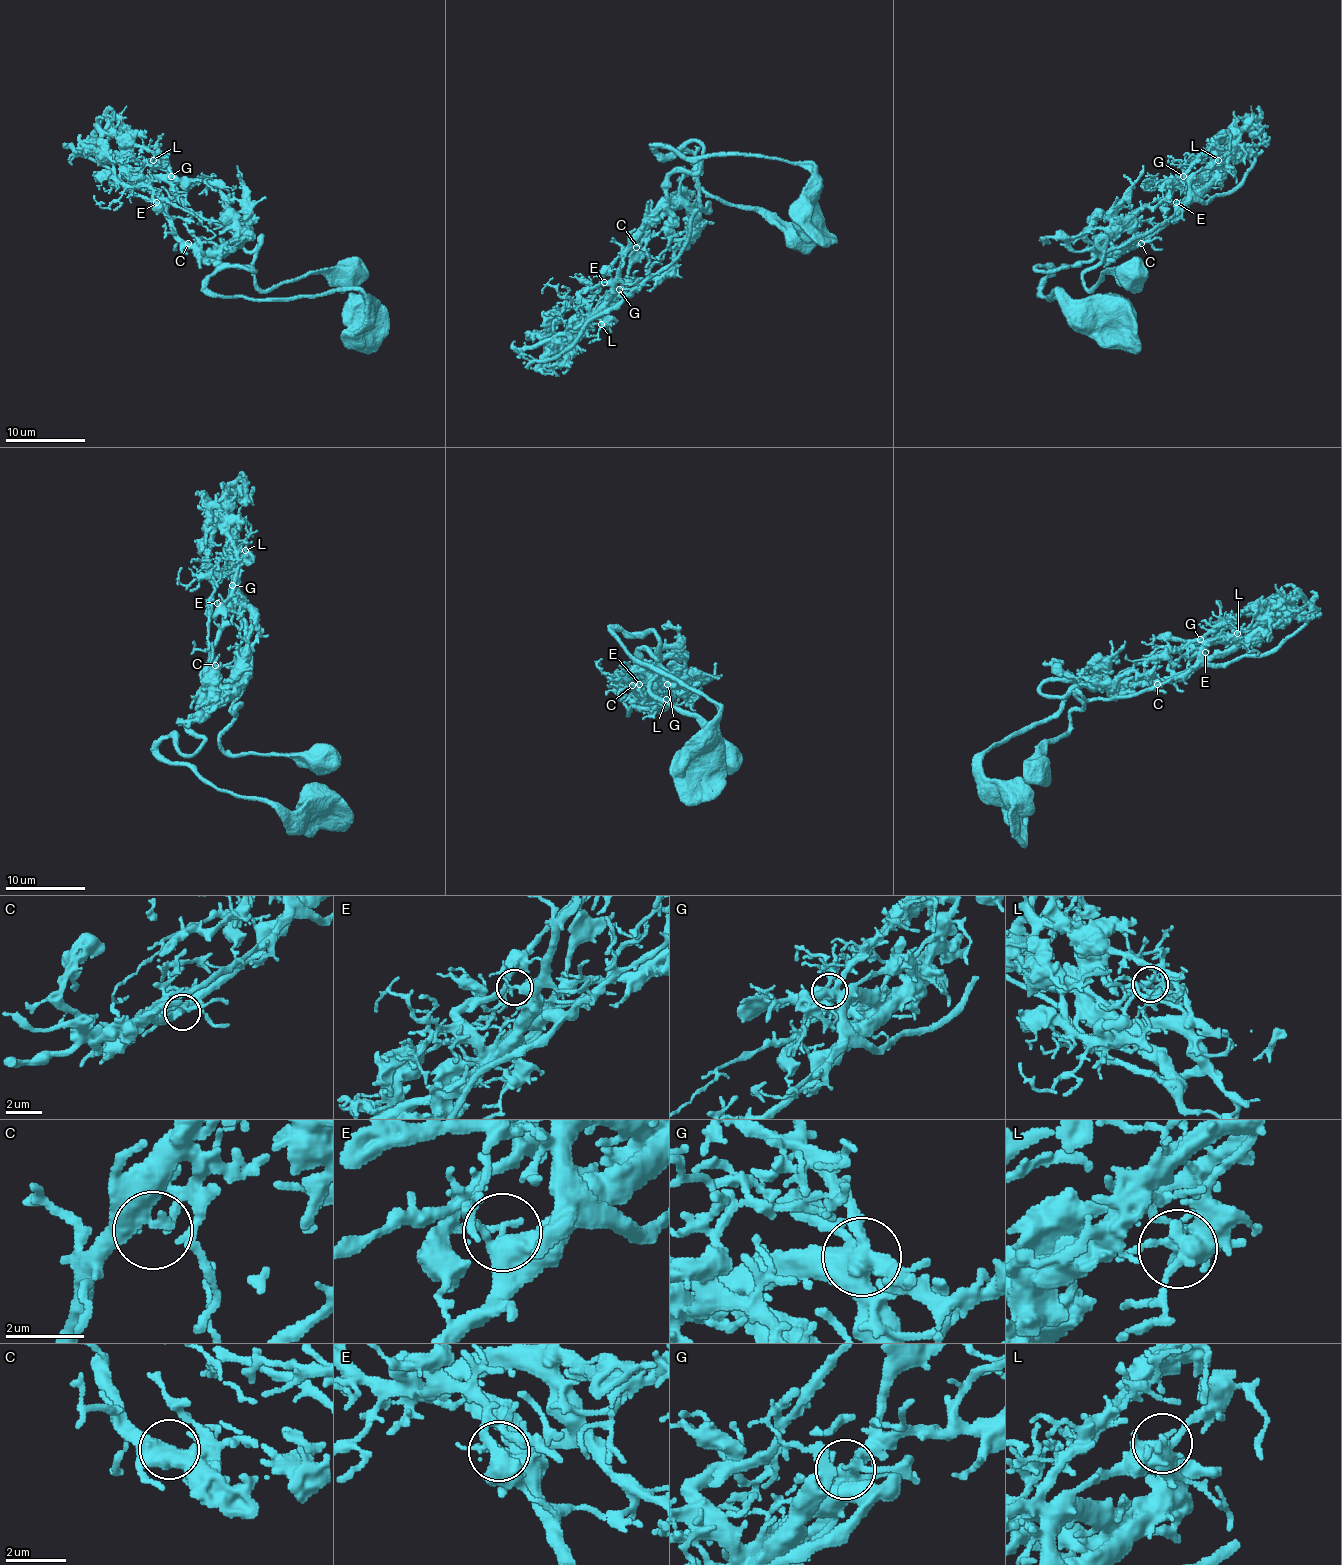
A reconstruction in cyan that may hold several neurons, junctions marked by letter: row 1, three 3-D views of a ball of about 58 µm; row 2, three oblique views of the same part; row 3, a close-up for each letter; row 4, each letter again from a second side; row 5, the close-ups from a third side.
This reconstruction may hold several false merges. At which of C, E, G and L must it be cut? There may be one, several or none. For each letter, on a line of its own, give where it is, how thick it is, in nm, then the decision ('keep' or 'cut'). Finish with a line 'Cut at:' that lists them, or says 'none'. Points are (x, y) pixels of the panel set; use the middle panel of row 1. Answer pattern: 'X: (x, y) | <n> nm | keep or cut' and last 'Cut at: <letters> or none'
C: (636, 247) | 480 nm | keep
E: (604, 282) | 280 nm | cut
G: (619, 289) | 400 nm | keep
L: (601, 324) | 340 nm | keep
Cut at: E

